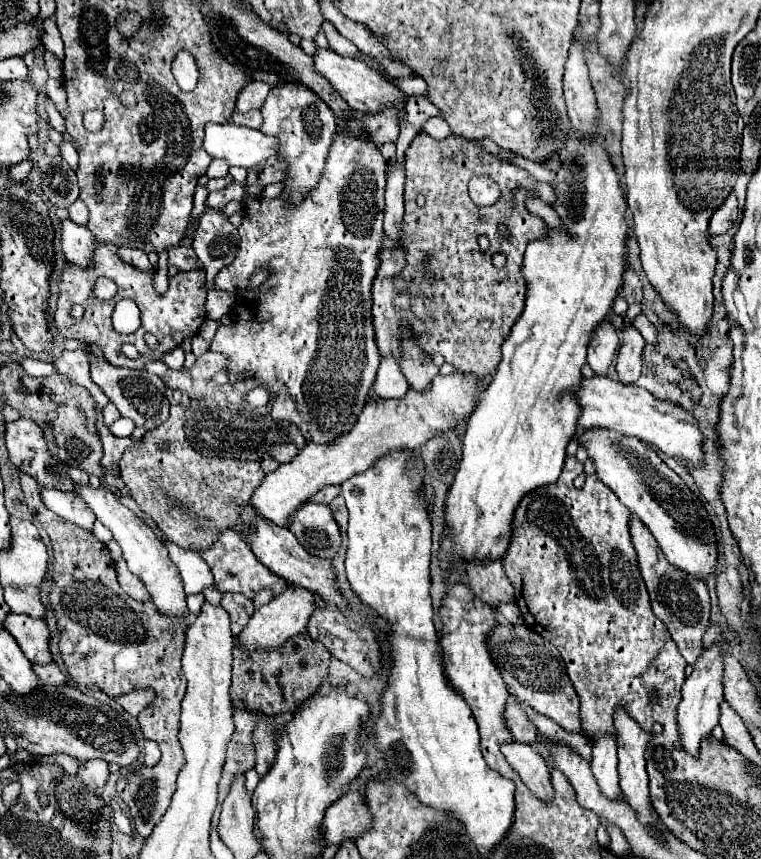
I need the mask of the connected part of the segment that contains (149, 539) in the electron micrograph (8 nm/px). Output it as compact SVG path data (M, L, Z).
M85 486L83 490L77 490L77 494L95 512L97 520L111 530L113 538L119 542L119 546L123 550L123 558L127 562L127 568L143 582L143 586L151 594L151 600L153 600L157 612L163 614L163 616L189 620L191 612L189 612L187 602L185 602L185 596L187 594L183 592L183 584L181 584L179 570L169 560L165 544L155 536L155 532L139 516L135 516L127 506L123 506L111 492L107 492L105 488L99 488L97 490L93 486Z

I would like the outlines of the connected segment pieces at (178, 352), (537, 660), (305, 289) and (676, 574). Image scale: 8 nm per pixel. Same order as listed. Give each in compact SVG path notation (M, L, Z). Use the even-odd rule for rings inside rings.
M175 348L171 354L165 354L161 358L161 362L169 368L183 368L183 360L185 360L185 354L183 354L181 348Z
M497 624L487 640L487 648L493 664L499 668L507 688L515 694L515 698L535 712L555 720L563 730L579 734L579 696L575 696L575 688L563 668L563 660L553 644L543 640L533 628L525 624L505 626Z
M339 124L339 130L335 134L335 140L331 144L323 174L319 176L319 182L313 190L309 190L305 194L305 198L299 204L287 204L285 196L279 198L255 198L251 204L245 206L243 210L243 222L239 226L239 252L235 256L235 260L223 268L217 278L215 278L215 286L219 290L227 290L233 292L235 298L235 306L233 306L233 318L237 320L233 326L221 326L211 342L211 350L223 352L229 358L229 382L237 382L239 378L243 378L243 372L255 372L253 378L261 380L270 391L275 394L274 402L270 414L274 420L289 420L297 425L306 440L311 442L331 442L335 438L339 438L343 432L349 432L351 426L355 424L361 408L365 406L367 398L369 398L369 390L375 382L377 376L377 366L381 360L379 348L375 344L375 328L373 328L373 316L371 316L371 286L373 280L377 276L377 268L379 268L379 252L381 252L381 244L383 244L383 192L385 192L385 166L387 162L383 160L379 148L373 142L367 142L363 138L349 138L345 136L345 126L347 124ZM269 264L273 274L255 290L249 288L249 278L251 274L259 268Z
M639 518L629 520L629 534L631 534L633 548L637 552L641 576L643 576L647 592L651 596L653 612L657 618L661 618L665 622L665 626L667 626L673 642L677 644L681 656L689 664L693 664L701 654L701 638L703 638L705 630L709 628L709 592L707 592L707 586L703 580L689 576L683 570L669 564L667 558L661 554L661 548L657 546L657 542L653 540L651 532L645 528L645 524Z

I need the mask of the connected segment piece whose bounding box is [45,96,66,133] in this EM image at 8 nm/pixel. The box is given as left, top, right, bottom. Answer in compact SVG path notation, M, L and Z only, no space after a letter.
M47 96L45 98L47 113L50 124L60 133L66 132L65 121L62 115L57 111L54 102Z

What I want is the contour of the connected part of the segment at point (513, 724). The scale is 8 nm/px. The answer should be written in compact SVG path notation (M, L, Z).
M507 704L505 720L507 720L507 726L517 742L533 744L539 738L537 726L529 720L529 716L525 714L525 710L519 704Z

